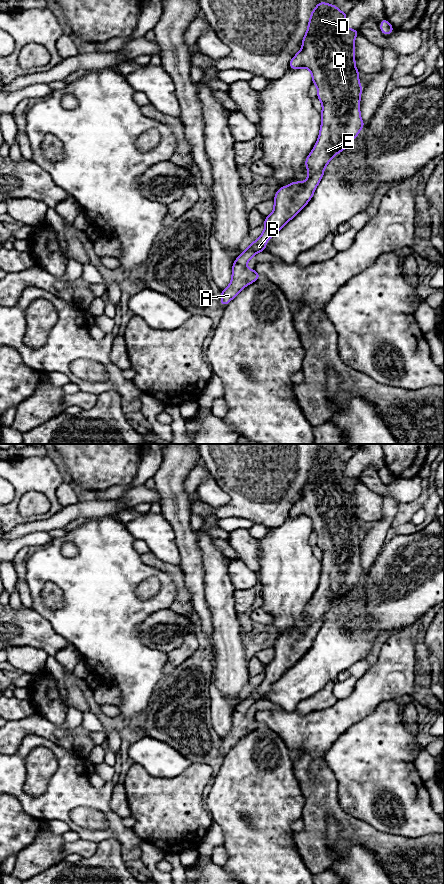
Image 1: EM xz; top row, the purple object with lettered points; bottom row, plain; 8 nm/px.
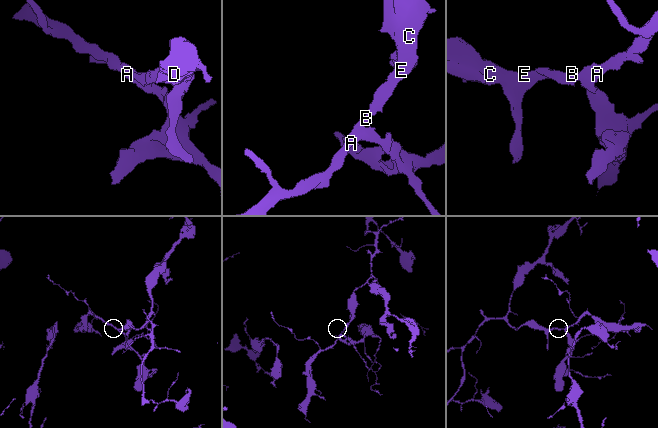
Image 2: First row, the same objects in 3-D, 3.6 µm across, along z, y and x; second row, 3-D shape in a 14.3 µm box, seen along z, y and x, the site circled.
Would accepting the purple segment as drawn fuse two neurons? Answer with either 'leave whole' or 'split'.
leave whole

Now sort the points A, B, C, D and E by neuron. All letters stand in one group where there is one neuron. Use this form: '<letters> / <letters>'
A B C D E

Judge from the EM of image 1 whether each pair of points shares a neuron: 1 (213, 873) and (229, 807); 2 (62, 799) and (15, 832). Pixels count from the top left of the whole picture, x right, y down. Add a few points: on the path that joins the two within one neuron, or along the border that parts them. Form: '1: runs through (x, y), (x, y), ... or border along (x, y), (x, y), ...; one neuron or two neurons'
1: border along (221, 867), (229, 873); two neurons
2: border along (19, 801), (27, 813), (42, 821); two neurons

